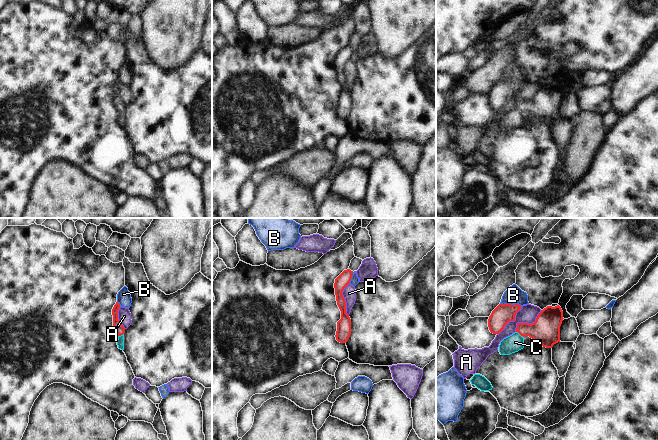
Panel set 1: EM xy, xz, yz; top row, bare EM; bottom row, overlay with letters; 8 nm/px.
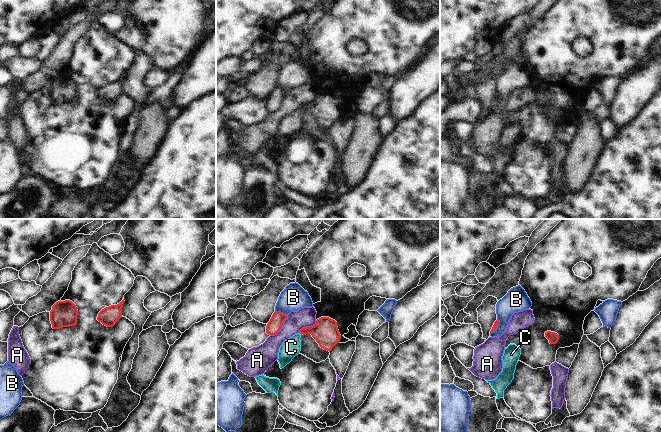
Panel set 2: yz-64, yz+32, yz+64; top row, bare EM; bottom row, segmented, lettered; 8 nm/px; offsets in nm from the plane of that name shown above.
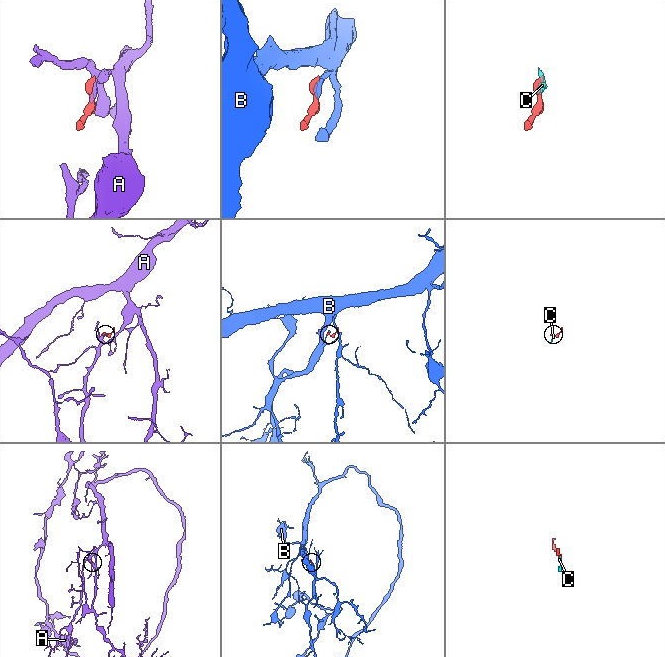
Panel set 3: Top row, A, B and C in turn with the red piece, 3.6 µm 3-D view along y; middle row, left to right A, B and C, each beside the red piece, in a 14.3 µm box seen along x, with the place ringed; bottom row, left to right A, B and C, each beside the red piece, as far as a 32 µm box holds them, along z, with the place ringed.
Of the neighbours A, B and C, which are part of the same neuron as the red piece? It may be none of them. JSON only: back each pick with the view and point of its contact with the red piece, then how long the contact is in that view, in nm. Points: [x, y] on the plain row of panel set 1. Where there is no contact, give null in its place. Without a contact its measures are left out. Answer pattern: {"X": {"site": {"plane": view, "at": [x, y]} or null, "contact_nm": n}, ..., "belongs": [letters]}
{"C": {"site": {"plane": "yz", "at": [520, 110]}, "contact_nm": 80}, "belongs": ["C"]}

